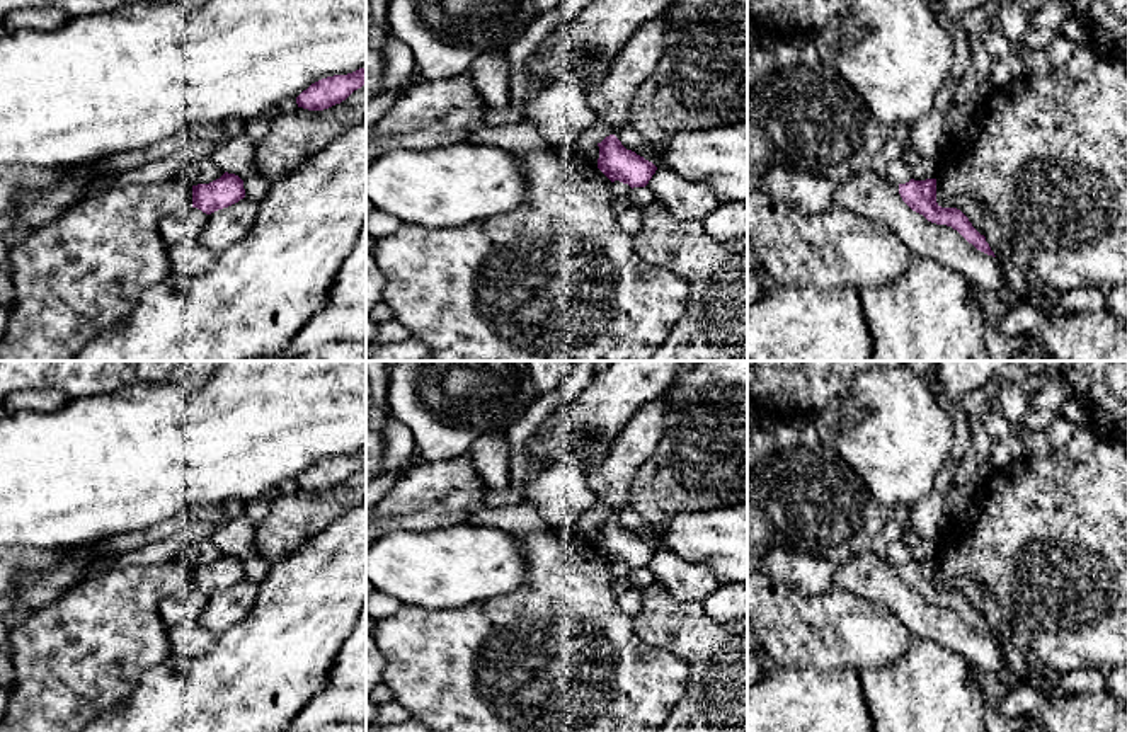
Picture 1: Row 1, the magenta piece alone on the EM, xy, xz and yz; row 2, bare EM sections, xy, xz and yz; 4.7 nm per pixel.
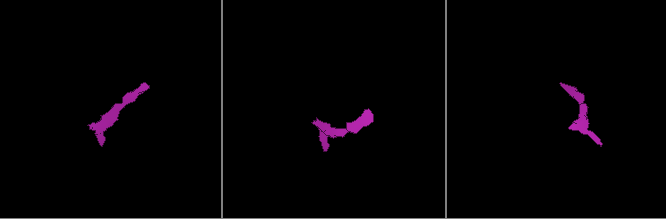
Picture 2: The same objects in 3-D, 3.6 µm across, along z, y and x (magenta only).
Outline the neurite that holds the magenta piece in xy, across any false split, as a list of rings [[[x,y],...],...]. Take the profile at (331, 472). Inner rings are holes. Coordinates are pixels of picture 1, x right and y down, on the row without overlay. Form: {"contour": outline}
{"contour": [[[366,448],[347,456],[334,456],[312,465],[296,478],[296,485],[308,492],[323,492],[340,485],[363,466],[366,466]]]}

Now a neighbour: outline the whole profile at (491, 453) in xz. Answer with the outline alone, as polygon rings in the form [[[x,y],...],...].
[[[506,432],[478,437],[468,453],[477,473],[489,487],[502,489],[509,483],[509,443]]]

